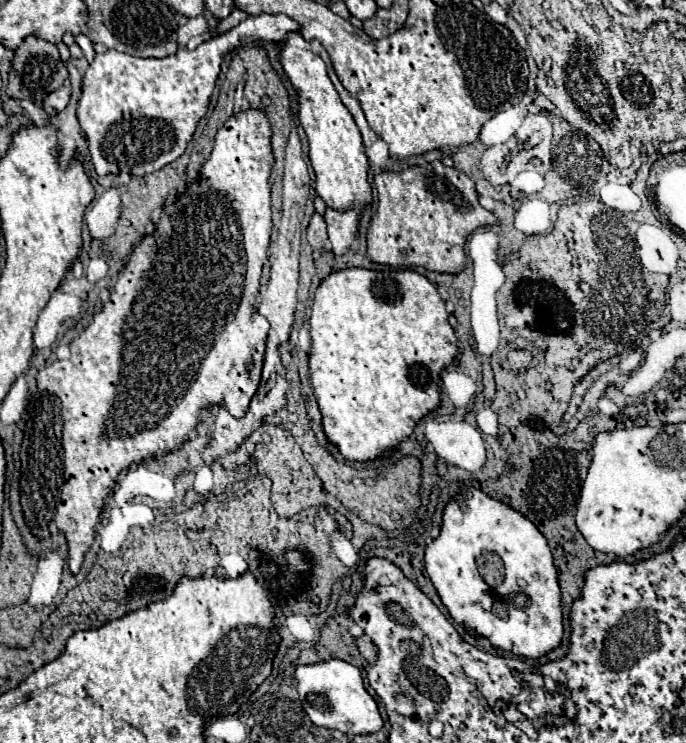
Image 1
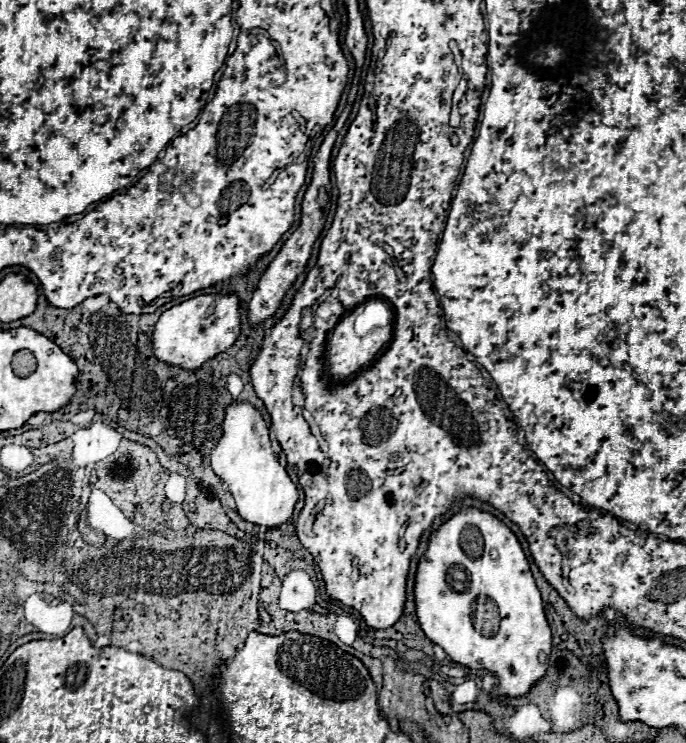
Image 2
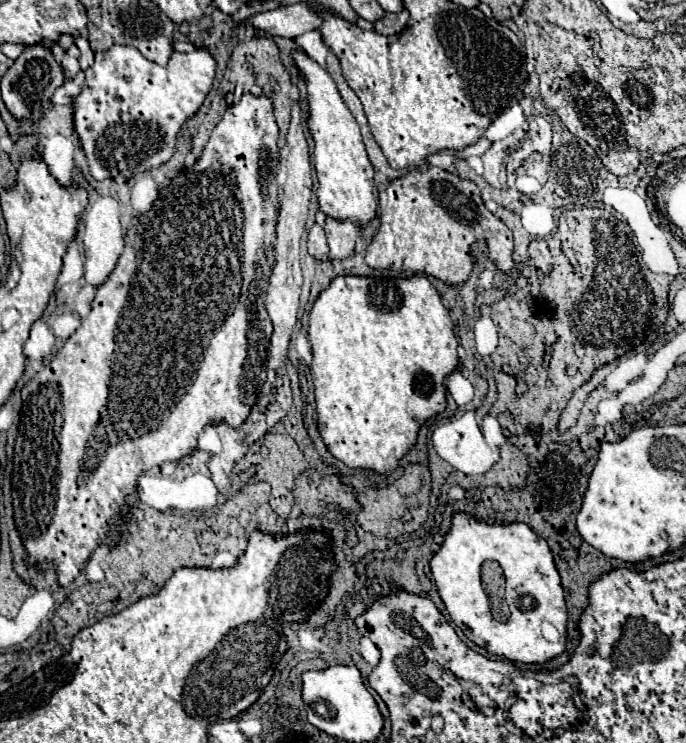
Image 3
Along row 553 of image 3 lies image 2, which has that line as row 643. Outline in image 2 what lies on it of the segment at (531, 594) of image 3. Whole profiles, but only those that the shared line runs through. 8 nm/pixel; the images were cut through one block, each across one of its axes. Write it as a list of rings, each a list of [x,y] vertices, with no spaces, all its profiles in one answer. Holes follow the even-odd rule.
[[[462,506],[452,510],[450,518],[430,532],[426,554],[418,560],[416,568],[414,604],[424,634],[442,646],[454,662],[494,672],[500,678],[500,694],[522,696],[546,674],[552,634],[540,592],[514,532],[492,514]],[[462,540],[482,540],[482,554],[478,558],[468,556],[462,548]],[[480,596],[492,598],[502,618],[498,632],[492,636],[482,636],[472,626],[472,604]]]

